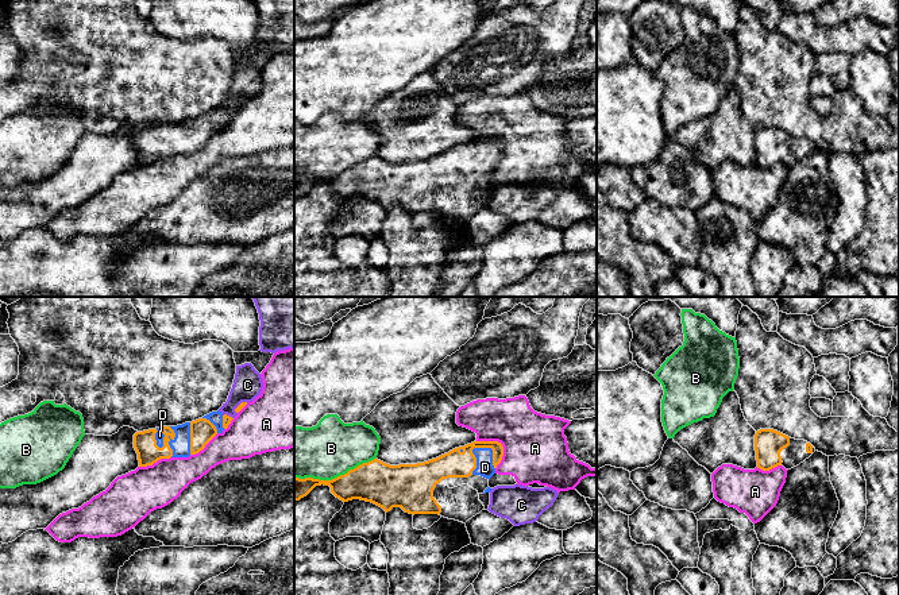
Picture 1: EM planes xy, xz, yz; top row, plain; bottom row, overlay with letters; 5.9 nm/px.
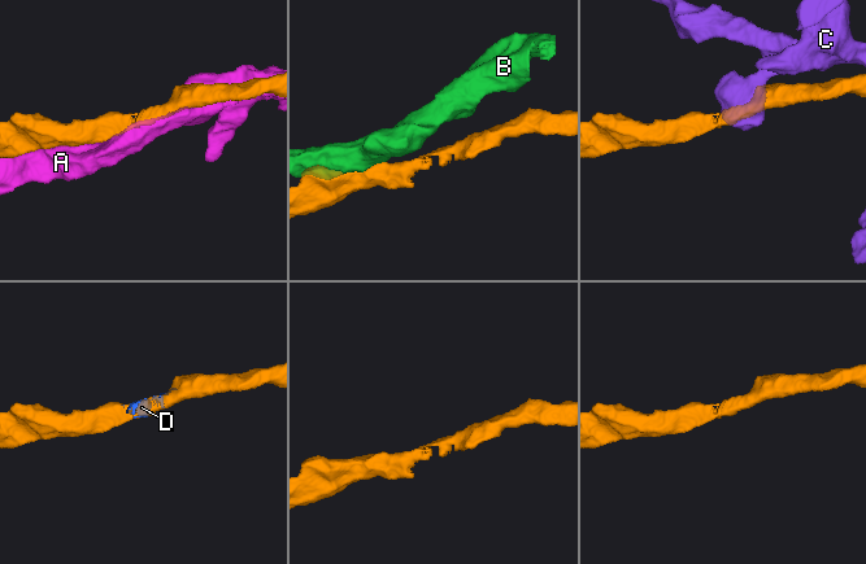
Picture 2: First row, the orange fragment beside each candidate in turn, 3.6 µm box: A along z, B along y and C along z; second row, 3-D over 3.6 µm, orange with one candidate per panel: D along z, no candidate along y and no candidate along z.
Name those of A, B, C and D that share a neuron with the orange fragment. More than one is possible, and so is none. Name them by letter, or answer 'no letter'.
D

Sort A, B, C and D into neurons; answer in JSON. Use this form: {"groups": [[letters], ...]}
{"groups": [["A"], ["B"], ["C"], ["D"]]}

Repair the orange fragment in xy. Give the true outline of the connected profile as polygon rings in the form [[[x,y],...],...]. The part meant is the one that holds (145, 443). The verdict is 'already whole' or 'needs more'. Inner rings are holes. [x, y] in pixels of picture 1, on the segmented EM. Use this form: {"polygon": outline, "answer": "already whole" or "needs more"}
{"polygon": [[[217,410],[182,425],[136,432],[134,448],[139,467],[153,465],[161,459],[189,457],[198,453],[217,433],[223,433],[232,420]]], "answer": "needs more"}

